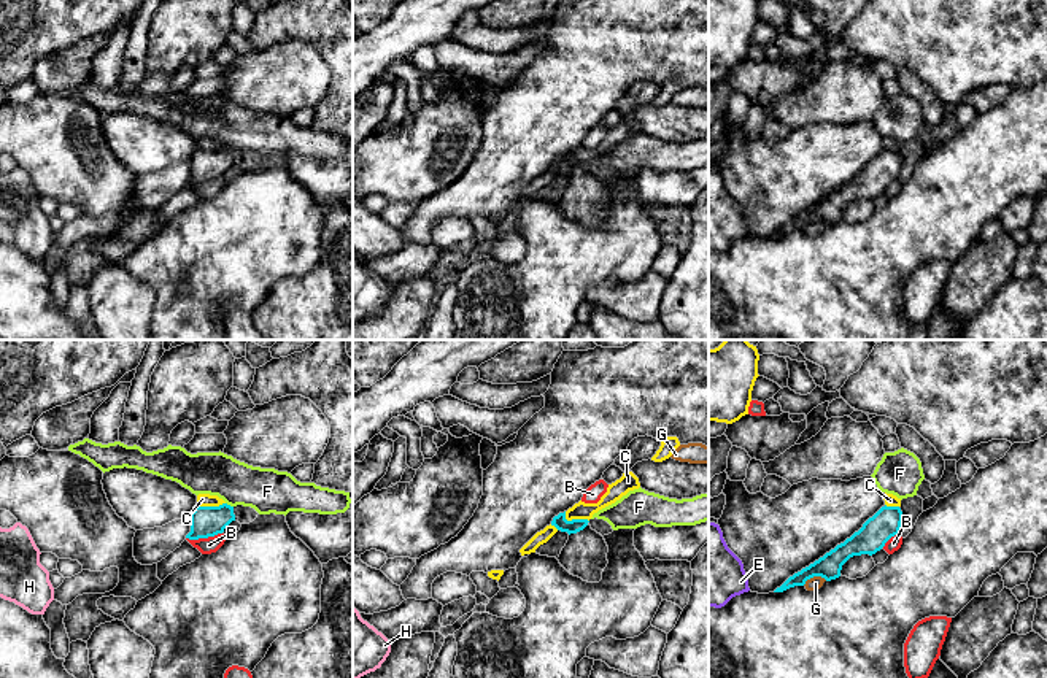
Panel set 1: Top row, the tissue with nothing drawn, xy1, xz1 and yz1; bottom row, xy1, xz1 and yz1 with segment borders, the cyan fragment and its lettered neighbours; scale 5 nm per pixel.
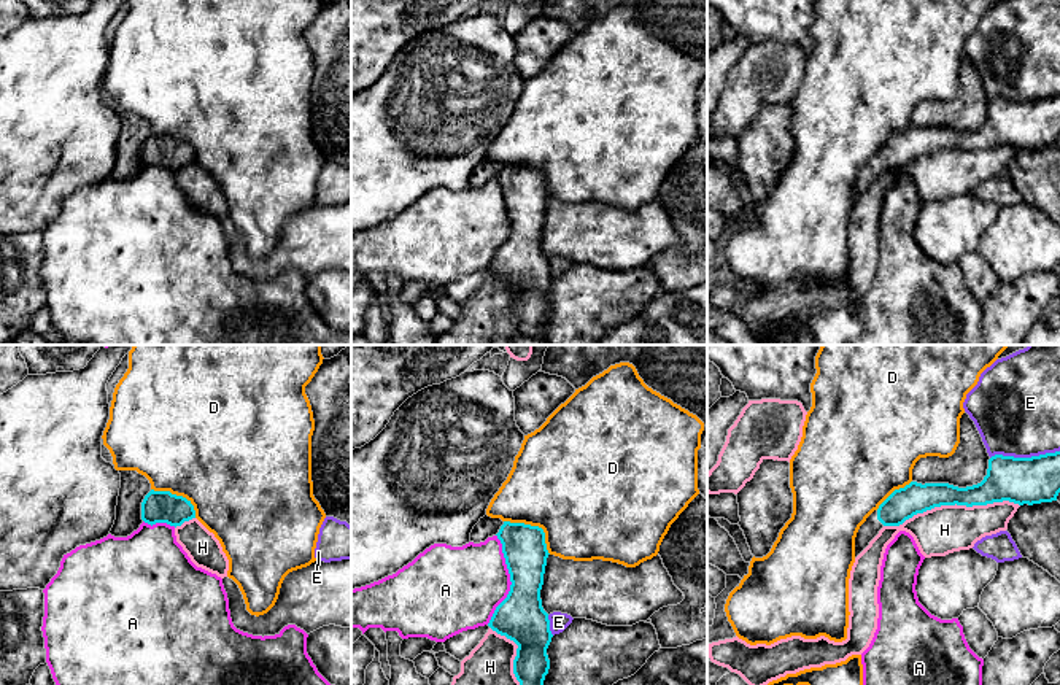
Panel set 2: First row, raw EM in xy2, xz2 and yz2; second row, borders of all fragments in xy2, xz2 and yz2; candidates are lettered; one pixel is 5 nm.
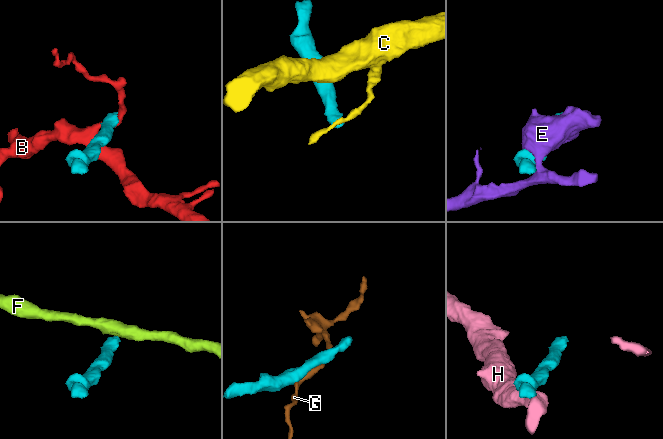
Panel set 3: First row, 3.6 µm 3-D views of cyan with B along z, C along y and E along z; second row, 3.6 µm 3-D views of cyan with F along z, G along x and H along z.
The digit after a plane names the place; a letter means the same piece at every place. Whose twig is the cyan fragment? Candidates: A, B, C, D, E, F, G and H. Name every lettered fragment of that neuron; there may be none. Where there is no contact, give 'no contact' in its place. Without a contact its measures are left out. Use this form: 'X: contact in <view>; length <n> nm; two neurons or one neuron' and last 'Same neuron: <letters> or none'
A: contact in xz2; length 460 nm; two neurons
B: contact in xy1; length 190 nm; two neurons
C: contact in xz1; length 140 nm; two neurons
D: contact in xz2; length 300 nm; two neurons
E: contact in yz2; length 360 nm; two neurons
F: contact in xy1; length 50 nm; two neurons
G: contact in yz1; length 130 nm; two neurons
H: contact in yz2; length 700 nm; two neurons
Same neuron: none

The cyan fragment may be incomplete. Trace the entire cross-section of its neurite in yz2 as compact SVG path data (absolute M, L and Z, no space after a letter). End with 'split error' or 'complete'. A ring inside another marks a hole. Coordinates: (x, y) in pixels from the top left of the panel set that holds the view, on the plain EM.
M1060 95L1031 102L995 99L984 124L958 132L949 127L911 126L895 134L860 170L855 202L884 170L899 170L917 157L941 149L987 149L1009 145L1019 149L1057 145L1060 137Z; split error

